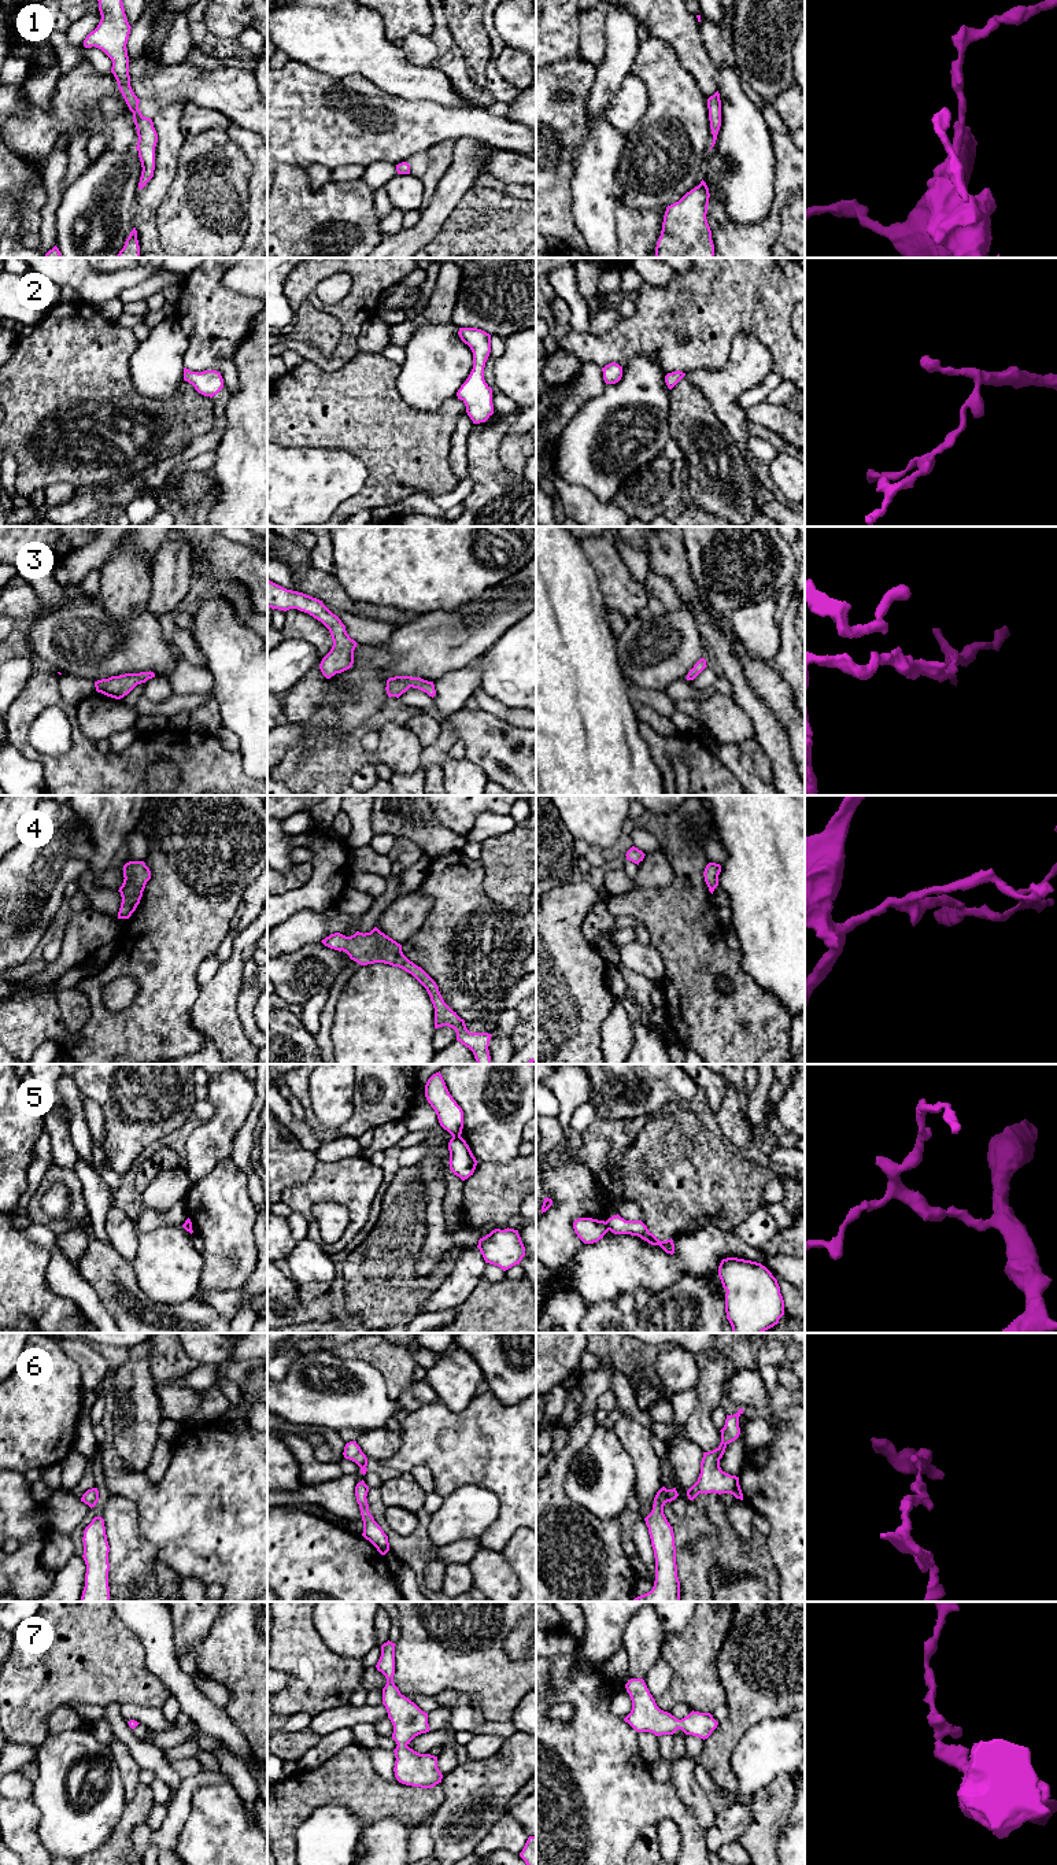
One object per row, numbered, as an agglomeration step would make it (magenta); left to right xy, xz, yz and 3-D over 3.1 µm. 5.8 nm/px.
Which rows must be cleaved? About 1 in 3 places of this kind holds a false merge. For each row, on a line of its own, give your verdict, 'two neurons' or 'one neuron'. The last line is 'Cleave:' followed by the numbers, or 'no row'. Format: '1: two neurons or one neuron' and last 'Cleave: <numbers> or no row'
1: one neuron
2: one neuron
3: one neuron
4: one neuron
5: two neurons
6: one neuron
7: one neuron
Cleave: 5

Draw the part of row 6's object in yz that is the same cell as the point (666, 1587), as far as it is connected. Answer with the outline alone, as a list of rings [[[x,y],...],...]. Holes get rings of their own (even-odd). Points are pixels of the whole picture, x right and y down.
[[[662,1487],[655,1497],[651,1513],[644,1518],[655,1558],[655,1581],[650,1592],[633,1602],[680,1602],[676,1545],[673,1528],[664,1514],[664,1506],[679,1496],[676,1488]]]

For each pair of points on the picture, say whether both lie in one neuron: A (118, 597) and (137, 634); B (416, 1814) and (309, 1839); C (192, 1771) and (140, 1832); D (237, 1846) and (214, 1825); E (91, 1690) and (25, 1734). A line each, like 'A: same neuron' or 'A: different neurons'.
A: different neurons
B: different neurons
C: different neurons
D: same neuron
E: same neuron

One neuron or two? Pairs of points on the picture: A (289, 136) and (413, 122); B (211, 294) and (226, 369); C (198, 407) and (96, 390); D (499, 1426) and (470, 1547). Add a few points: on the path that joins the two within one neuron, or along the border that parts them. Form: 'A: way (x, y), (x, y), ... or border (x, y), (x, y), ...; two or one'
A: way (320, 133), (362, 133), (372, 128), (383, 128); one
B: border (232, 361), (221, 359), (217, 370); two
C: way (173, 412), (151, 410), (146, 406), (121, 406); one
D: border (477, 1540), (481, 1546); two

